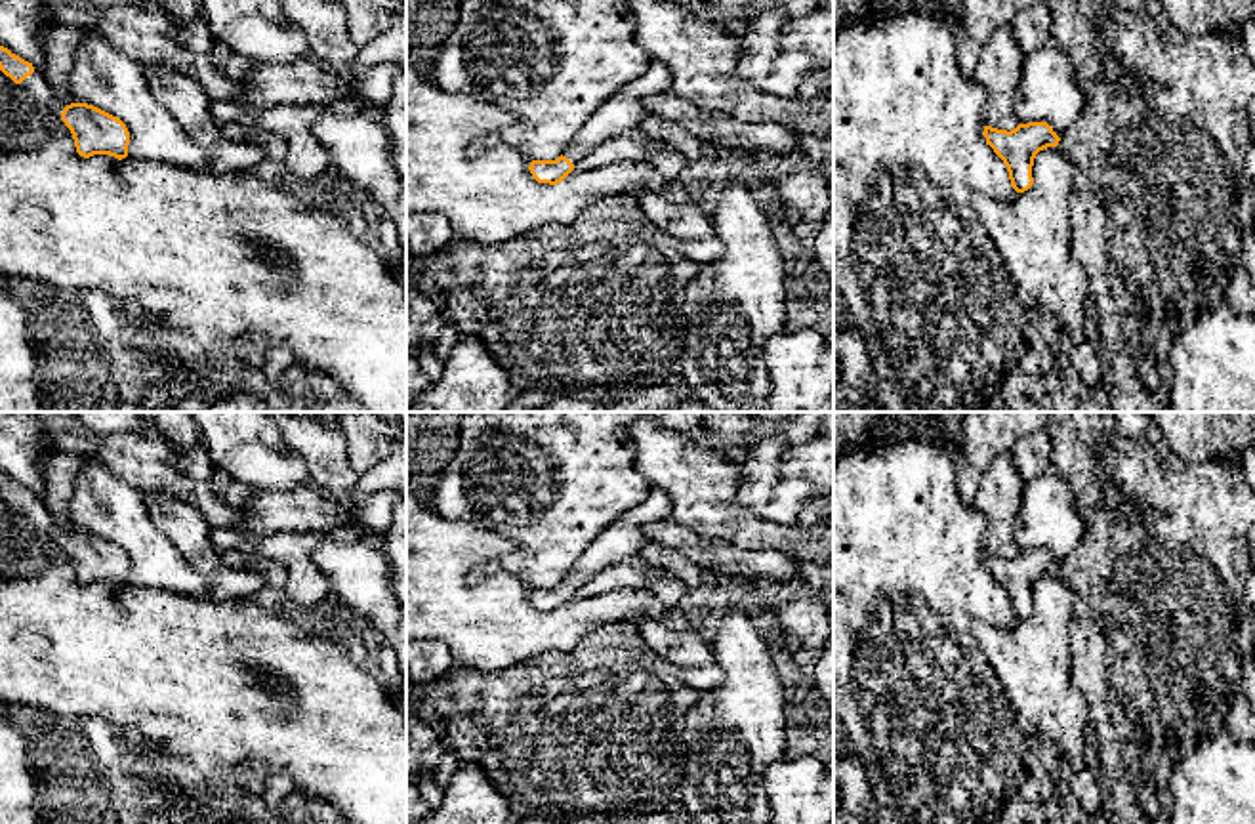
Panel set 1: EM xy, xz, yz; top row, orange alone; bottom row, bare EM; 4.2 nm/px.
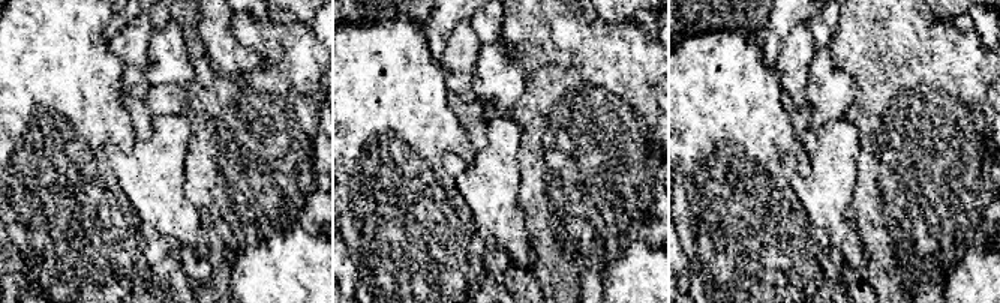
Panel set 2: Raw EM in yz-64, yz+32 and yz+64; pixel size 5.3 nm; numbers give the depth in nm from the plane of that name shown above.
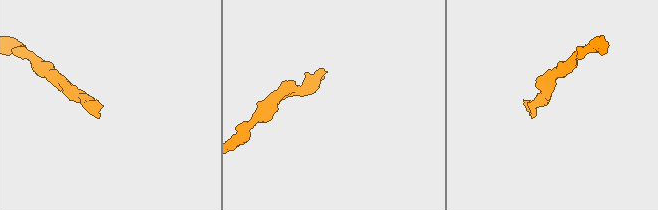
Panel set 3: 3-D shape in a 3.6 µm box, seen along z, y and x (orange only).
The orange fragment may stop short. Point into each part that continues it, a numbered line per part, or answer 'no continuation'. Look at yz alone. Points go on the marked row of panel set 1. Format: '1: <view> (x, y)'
no continuation

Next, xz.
1: xz (622, 111)

